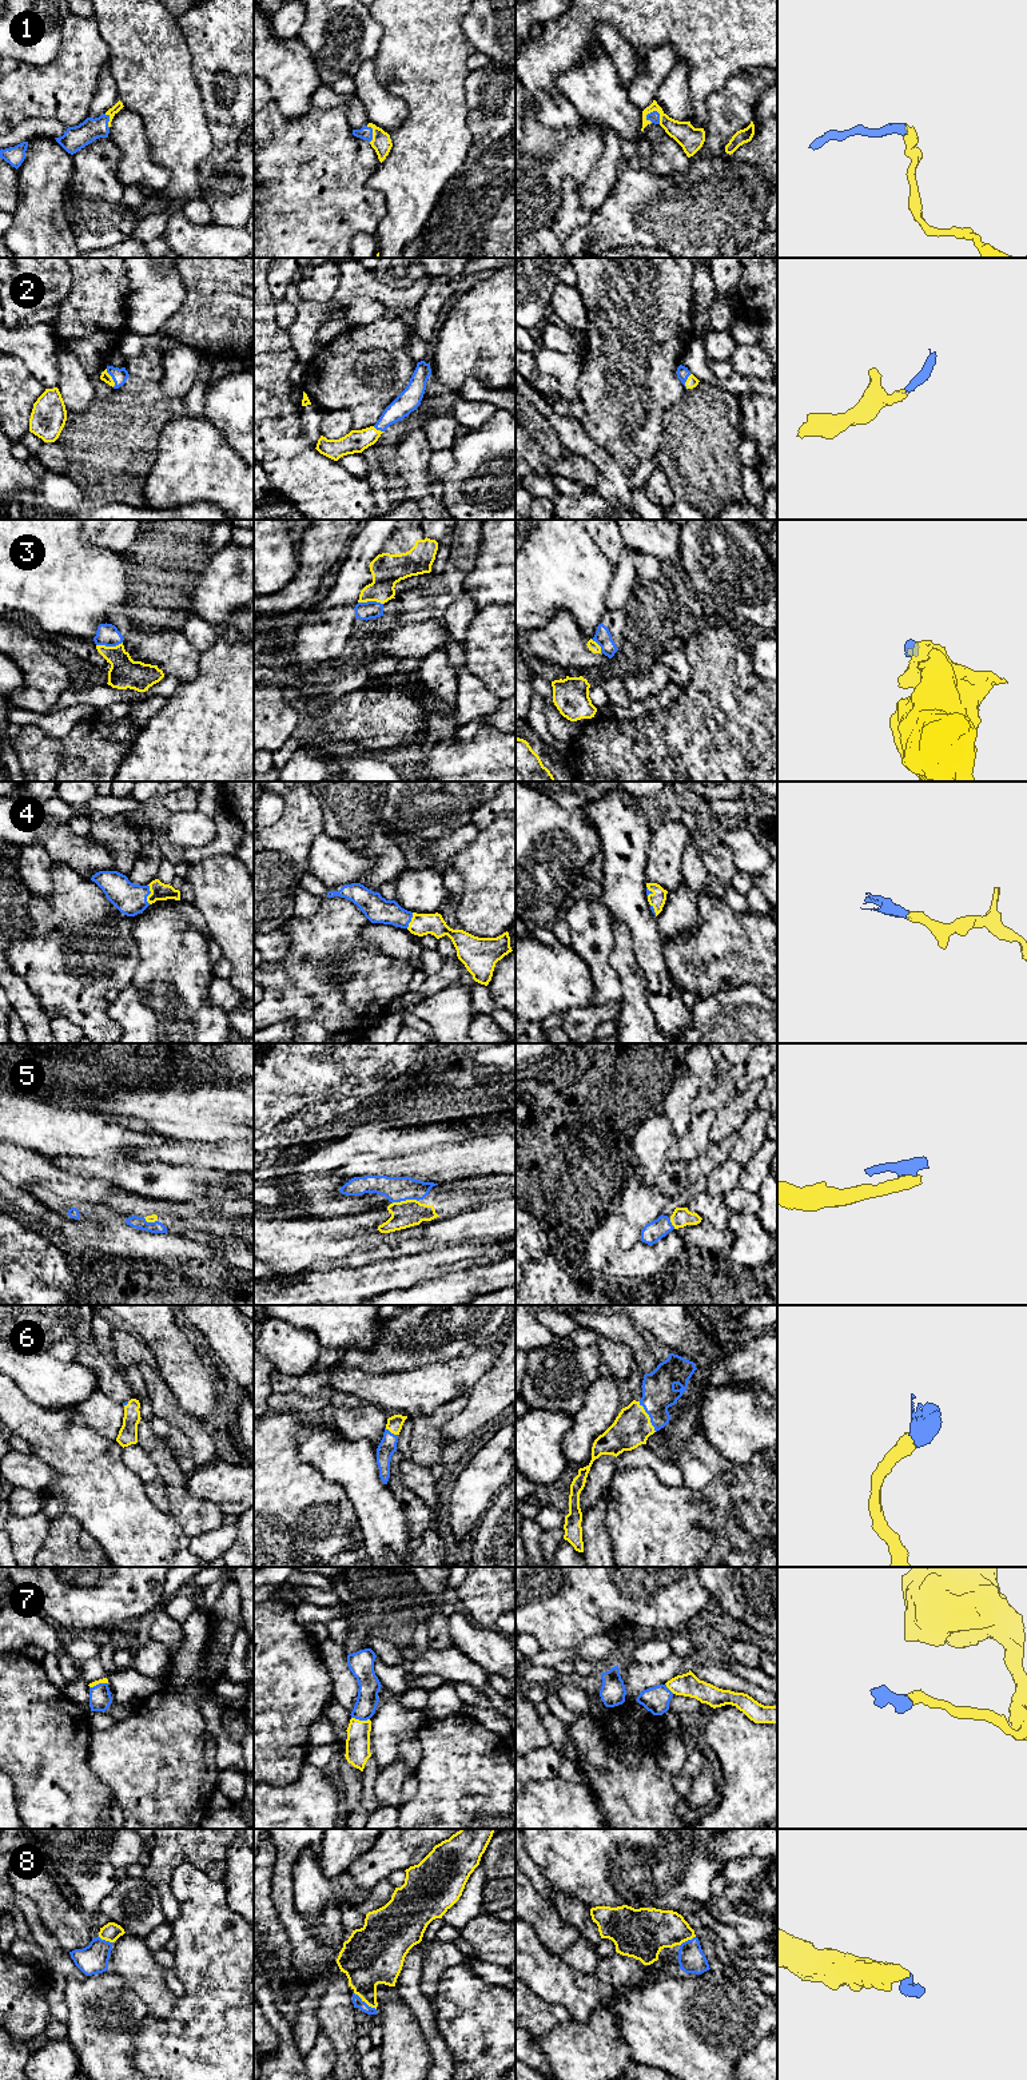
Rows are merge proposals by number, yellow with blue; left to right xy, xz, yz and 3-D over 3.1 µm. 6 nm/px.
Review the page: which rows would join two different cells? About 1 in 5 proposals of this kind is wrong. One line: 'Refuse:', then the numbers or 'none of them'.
Refuse: none of them

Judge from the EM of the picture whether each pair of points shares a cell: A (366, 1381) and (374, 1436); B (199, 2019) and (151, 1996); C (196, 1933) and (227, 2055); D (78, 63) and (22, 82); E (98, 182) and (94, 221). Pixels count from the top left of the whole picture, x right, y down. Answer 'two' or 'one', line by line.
A: two
B: two
C: one
D: one
E: one

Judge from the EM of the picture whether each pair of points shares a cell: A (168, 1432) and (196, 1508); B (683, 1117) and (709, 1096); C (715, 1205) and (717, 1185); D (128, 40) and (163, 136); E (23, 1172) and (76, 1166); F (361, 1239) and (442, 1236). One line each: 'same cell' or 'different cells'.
A: different cells
B: different cells
C: different cells
D: same cell
E: different cells
F: different cells

